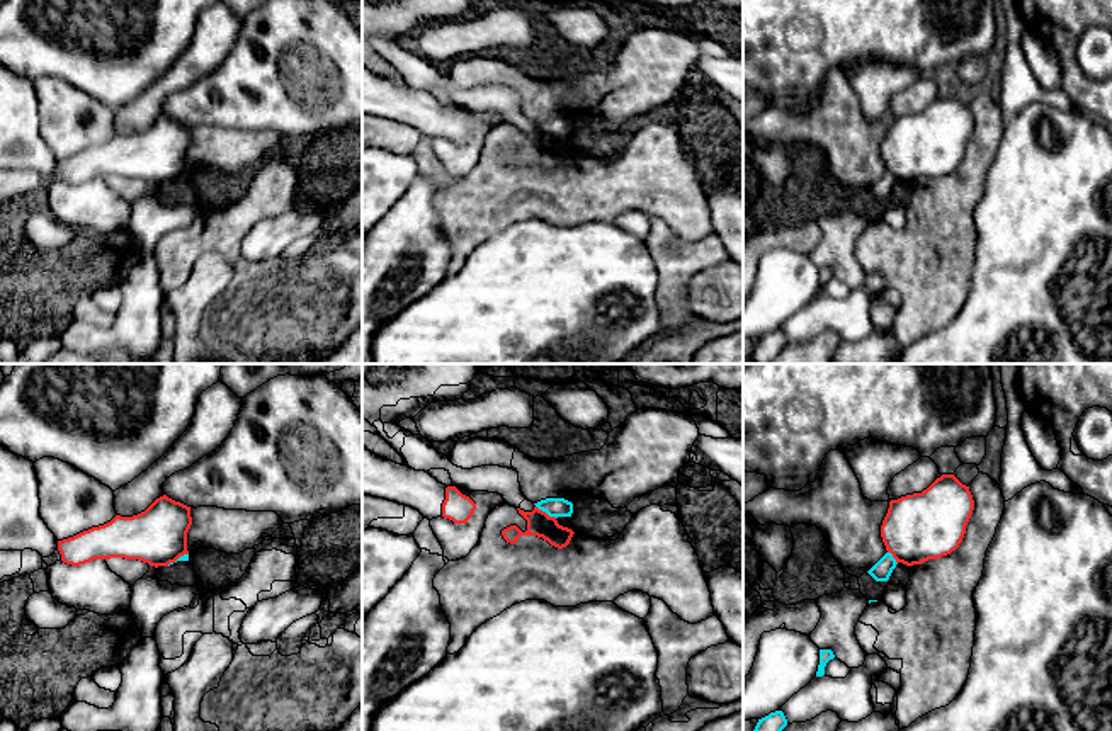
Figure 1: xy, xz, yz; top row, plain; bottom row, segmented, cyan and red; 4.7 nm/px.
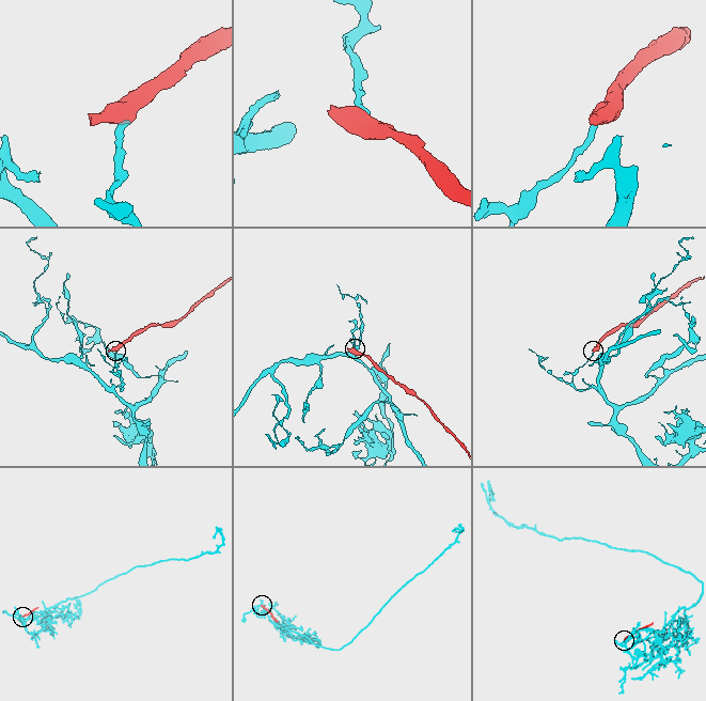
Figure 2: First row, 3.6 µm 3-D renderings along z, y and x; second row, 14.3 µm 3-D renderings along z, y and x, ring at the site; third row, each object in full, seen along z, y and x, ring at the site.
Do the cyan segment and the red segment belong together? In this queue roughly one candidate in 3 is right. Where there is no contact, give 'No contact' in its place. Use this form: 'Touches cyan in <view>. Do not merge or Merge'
Touches cyan in xz. Do not merge

